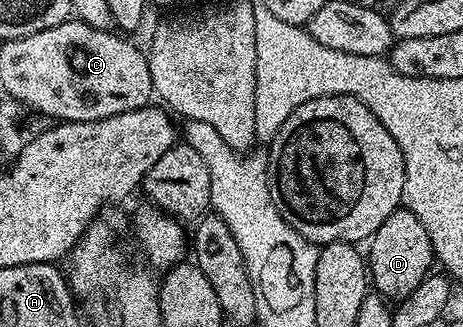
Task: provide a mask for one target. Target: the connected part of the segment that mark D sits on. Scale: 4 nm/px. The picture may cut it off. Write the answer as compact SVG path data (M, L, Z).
M399 207L373 232L367 248L367 268L371 285L376 292L386 299L404 299L423 283L435 265L431 239L427 239L427 227L411 215L411 211Z

